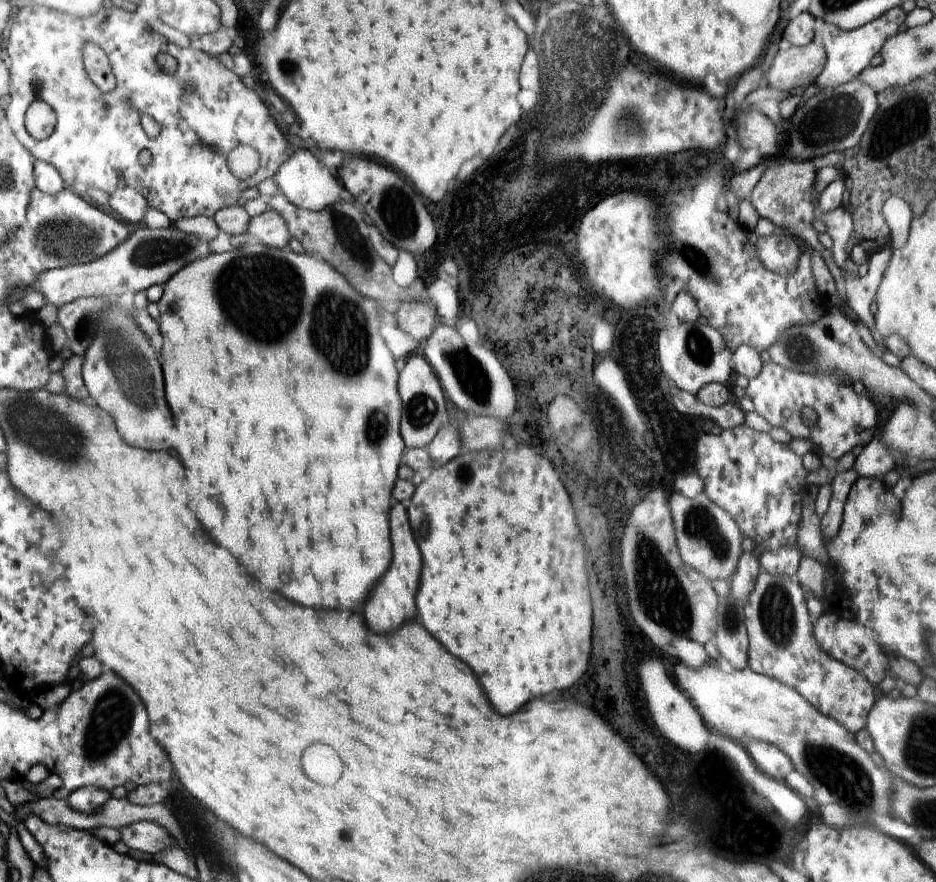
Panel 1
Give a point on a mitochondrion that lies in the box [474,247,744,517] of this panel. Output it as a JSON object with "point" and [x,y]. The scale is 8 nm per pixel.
{"point":[697,345]}

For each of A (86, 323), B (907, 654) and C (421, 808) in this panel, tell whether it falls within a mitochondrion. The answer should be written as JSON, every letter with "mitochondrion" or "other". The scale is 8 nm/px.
{"A":"mitochondrion","B":"other","C":"other"}

